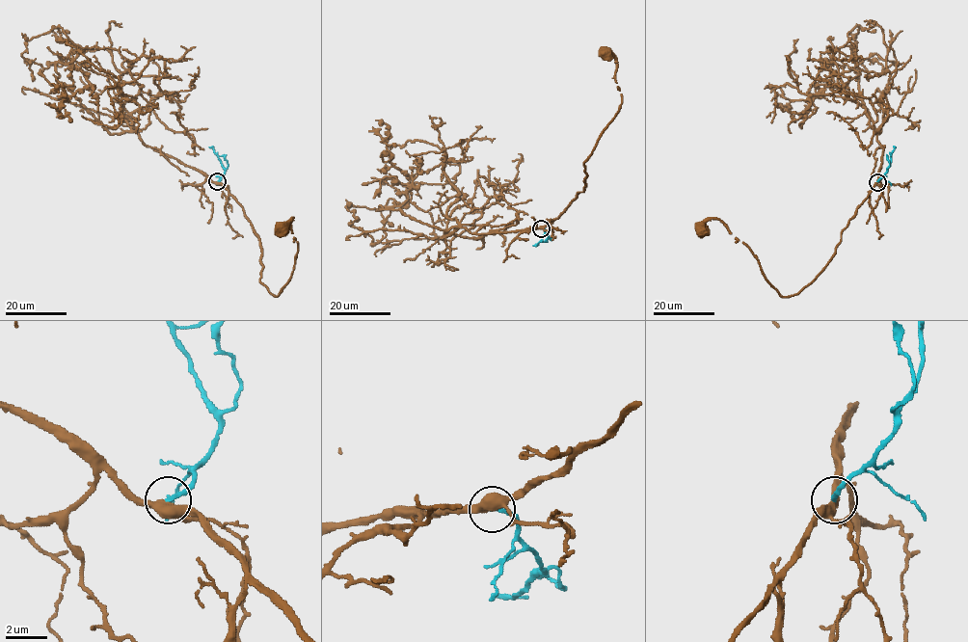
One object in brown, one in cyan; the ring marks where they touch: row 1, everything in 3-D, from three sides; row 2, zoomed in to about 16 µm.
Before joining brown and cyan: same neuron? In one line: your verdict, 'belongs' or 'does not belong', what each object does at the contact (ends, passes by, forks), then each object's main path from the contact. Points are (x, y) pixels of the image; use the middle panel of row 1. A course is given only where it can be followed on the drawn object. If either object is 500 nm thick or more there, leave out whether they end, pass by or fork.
belongs | brown forks | cyan ends | brown via (541, 228), (583, 191), (587, 175), (584, 162), (622, 104), (614, 76), (616, 60), (605, 54) | cyan via (541, 228), (549, 237), (533, 245)

